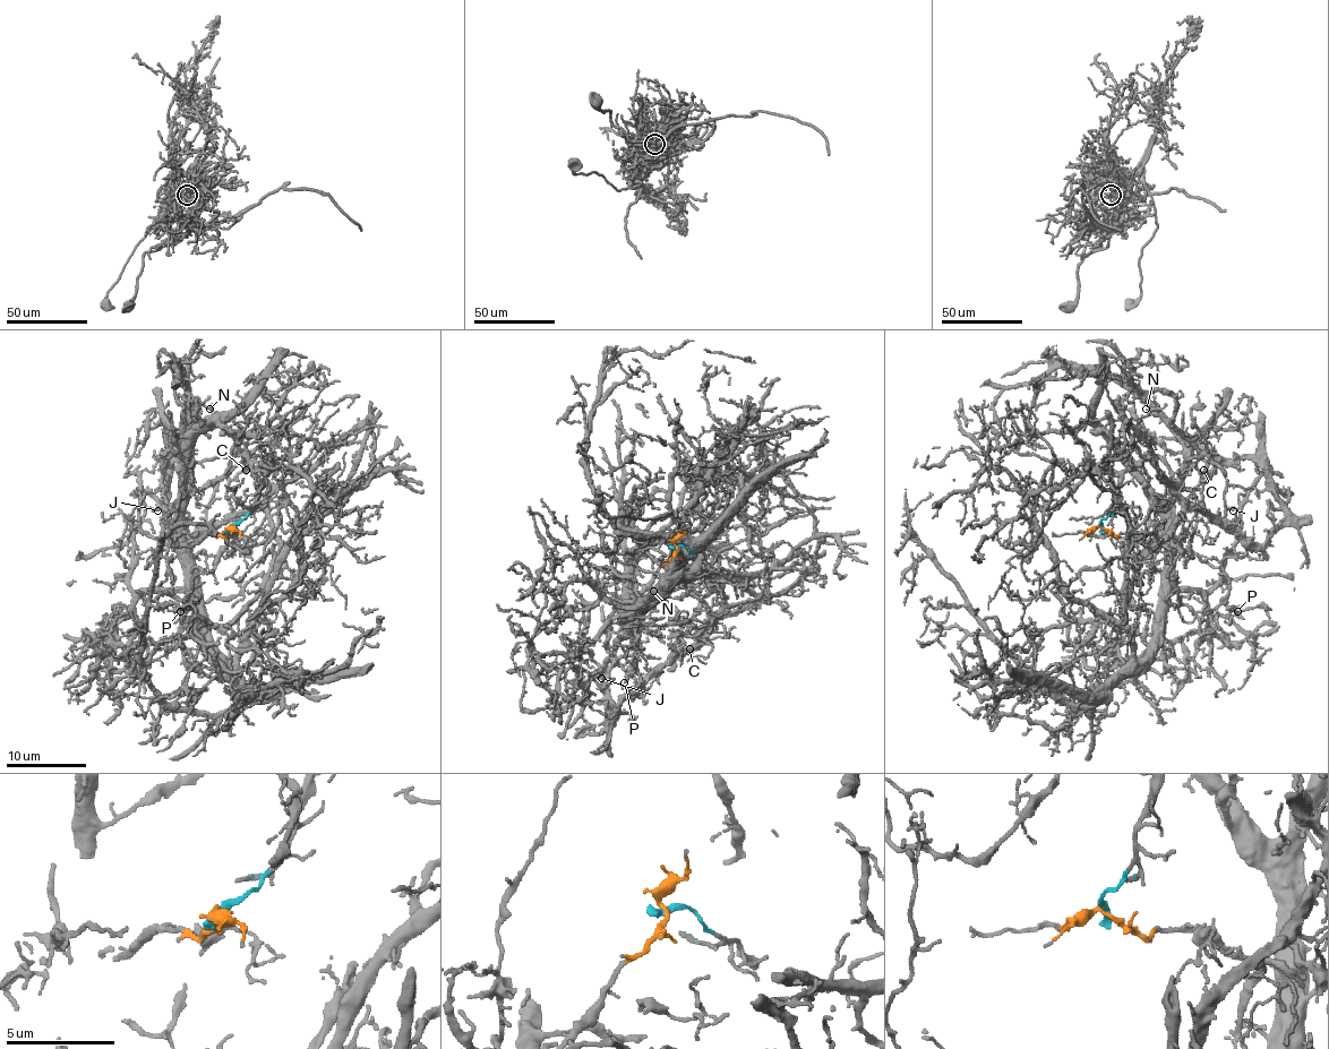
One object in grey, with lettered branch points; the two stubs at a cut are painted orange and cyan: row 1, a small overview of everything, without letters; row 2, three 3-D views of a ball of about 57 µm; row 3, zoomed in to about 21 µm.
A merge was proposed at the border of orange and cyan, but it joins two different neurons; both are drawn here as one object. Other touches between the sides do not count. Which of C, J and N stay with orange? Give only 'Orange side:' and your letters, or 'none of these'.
Orange side: J, N

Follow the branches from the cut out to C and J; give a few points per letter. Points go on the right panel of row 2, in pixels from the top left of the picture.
C: (1102, 526), (1117, 481), (1143, 461), (1157, 456), (1183, 498), (1206, 513), (1203, 471)
J: (1102, 526), (1162, 544), (1172, 589), (1208, 591), (1235, 540), (1234, 510)

